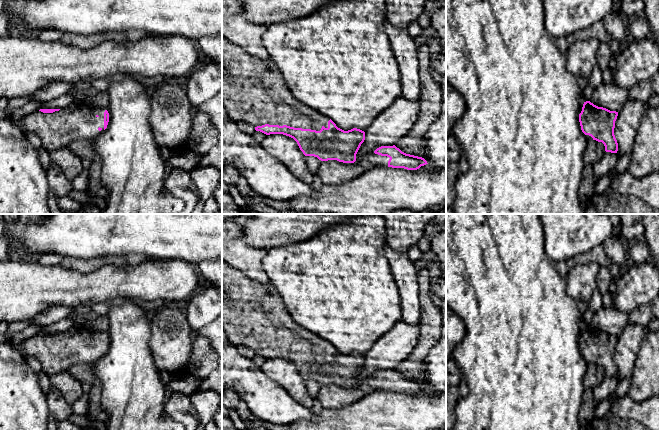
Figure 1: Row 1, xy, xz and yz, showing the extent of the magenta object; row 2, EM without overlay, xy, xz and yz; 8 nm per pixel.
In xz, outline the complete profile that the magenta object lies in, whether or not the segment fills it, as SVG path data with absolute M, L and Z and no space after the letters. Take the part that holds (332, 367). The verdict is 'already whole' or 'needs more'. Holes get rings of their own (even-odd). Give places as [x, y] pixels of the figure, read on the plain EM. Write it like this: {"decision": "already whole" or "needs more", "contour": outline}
{"decision": "needs more", "contour": "M222 260L222 328L234 345L251 348L256 355L266 359L283 358L293 362L305 380L314 380L321 385L337 384L343 387L354 387L356 378L365 364L365 356L353 352L344 355L328 341L318 337L309 330L295 323L288 313L279 293L274 286L257 283L244 276L241 271L233 268Z"}

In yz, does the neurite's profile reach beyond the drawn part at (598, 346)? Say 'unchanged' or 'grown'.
grown

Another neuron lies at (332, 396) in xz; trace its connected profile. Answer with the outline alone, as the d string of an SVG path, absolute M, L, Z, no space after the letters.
M337 384L321 385L316 398L323 409L338 409L349 406L370 393L367 387L343 387Z

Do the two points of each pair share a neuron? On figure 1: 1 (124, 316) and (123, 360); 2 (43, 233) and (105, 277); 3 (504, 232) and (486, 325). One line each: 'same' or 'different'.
1: same
2: different
3: same

